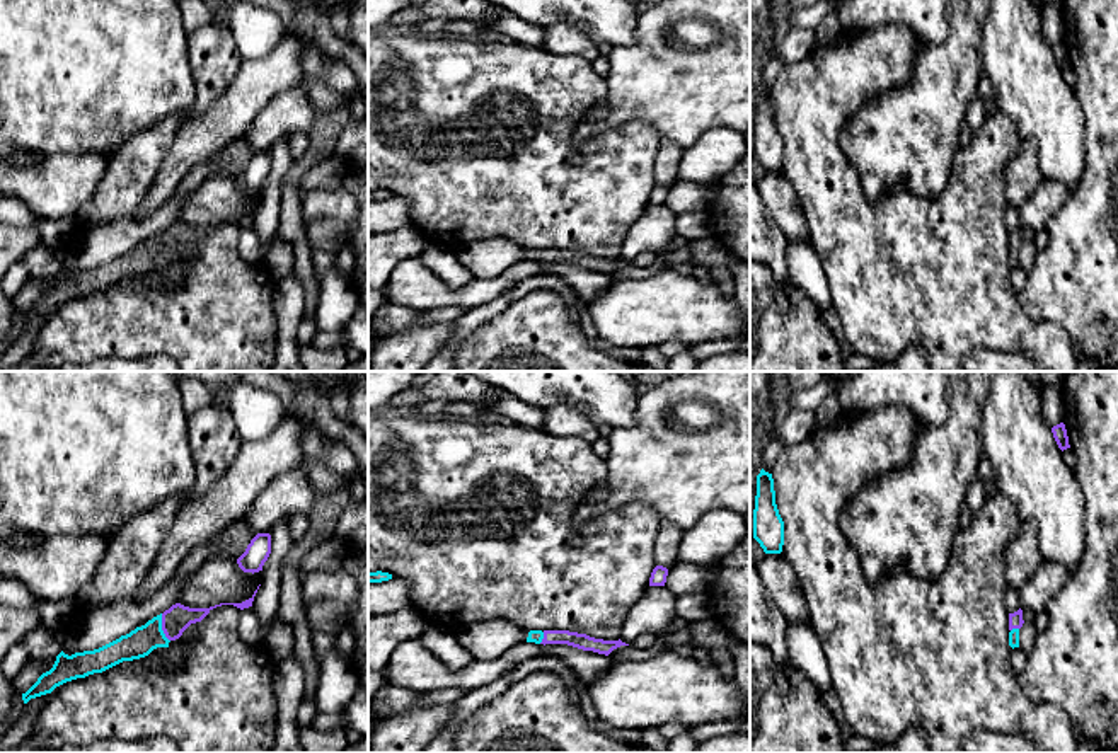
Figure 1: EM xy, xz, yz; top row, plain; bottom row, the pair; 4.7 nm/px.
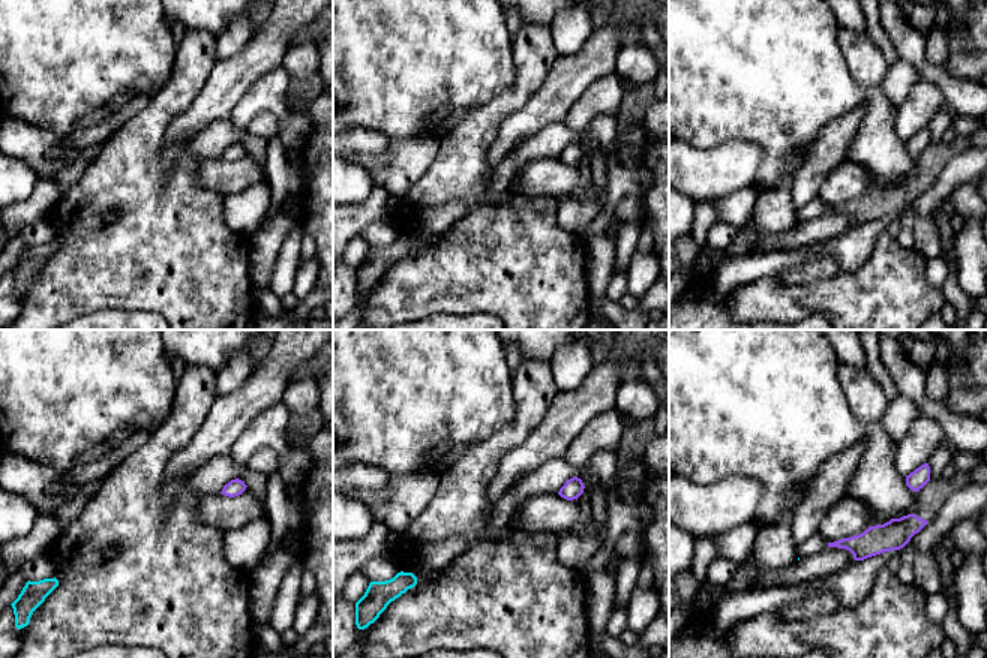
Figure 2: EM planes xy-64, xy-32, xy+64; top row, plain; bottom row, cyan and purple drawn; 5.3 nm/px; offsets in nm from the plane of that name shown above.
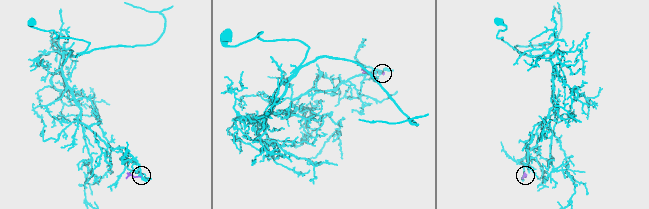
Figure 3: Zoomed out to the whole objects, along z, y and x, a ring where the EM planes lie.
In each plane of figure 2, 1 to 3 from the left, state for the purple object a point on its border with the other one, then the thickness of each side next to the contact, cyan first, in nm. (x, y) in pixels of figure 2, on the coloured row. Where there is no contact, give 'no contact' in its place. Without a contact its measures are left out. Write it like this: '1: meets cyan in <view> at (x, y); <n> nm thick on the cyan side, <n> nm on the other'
1: no contact
2: no contact
3: no contact

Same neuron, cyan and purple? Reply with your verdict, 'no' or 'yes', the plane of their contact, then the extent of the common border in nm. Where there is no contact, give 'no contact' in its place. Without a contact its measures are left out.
yes | xy | 140 nm

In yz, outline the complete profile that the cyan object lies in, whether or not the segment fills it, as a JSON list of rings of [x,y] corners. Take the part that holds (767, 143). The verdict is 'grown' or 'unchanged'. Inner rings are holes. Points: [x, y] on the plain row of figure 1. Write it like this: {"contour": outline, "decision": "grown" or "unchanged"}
{"contour": [[[764,87],[757,94],[757,114],[753,128],[753,157],[765,172],[781,172],[784,164],[784,140],[775,123],[772,92]]], "decision": "unchanged"}

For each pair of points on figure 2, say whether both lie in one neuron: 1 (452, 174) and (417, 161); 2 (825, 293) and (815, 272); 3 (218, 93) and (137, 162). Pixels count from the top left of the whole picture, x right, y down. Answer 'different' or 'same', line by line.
1: different
2: different
3: different

